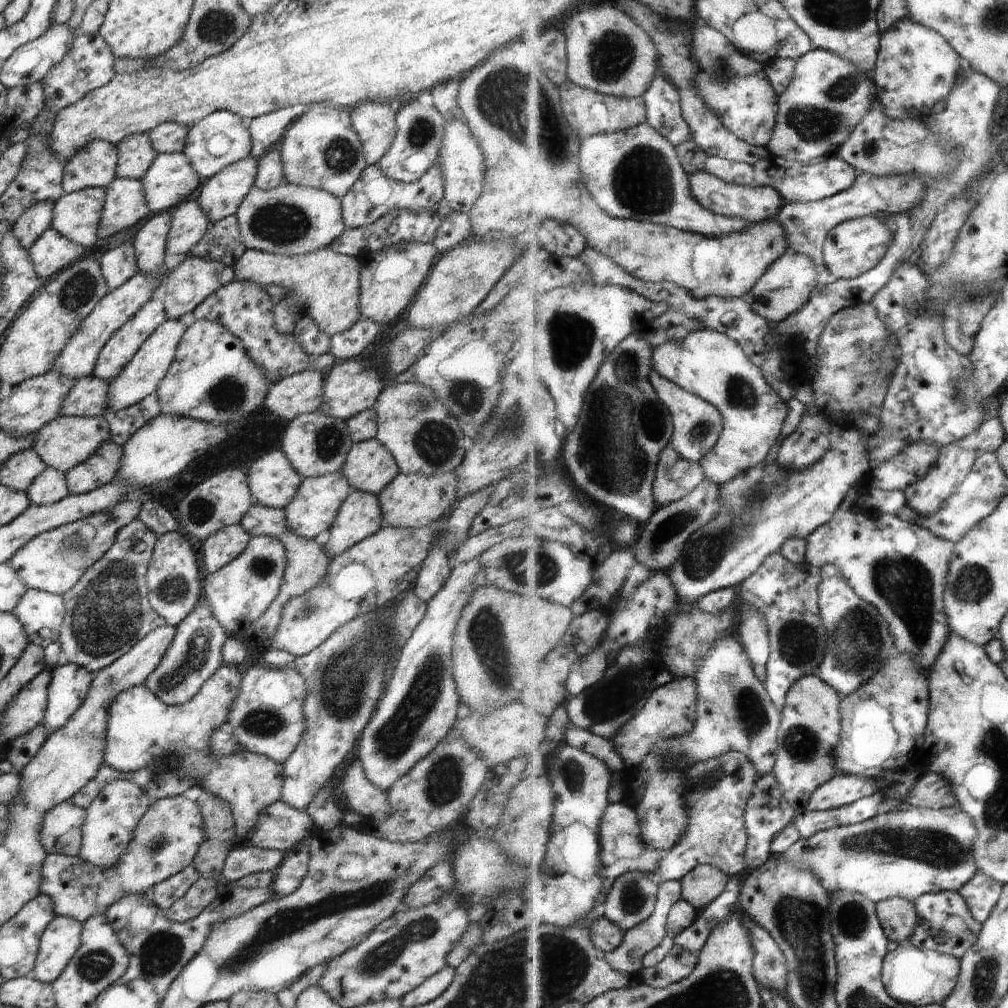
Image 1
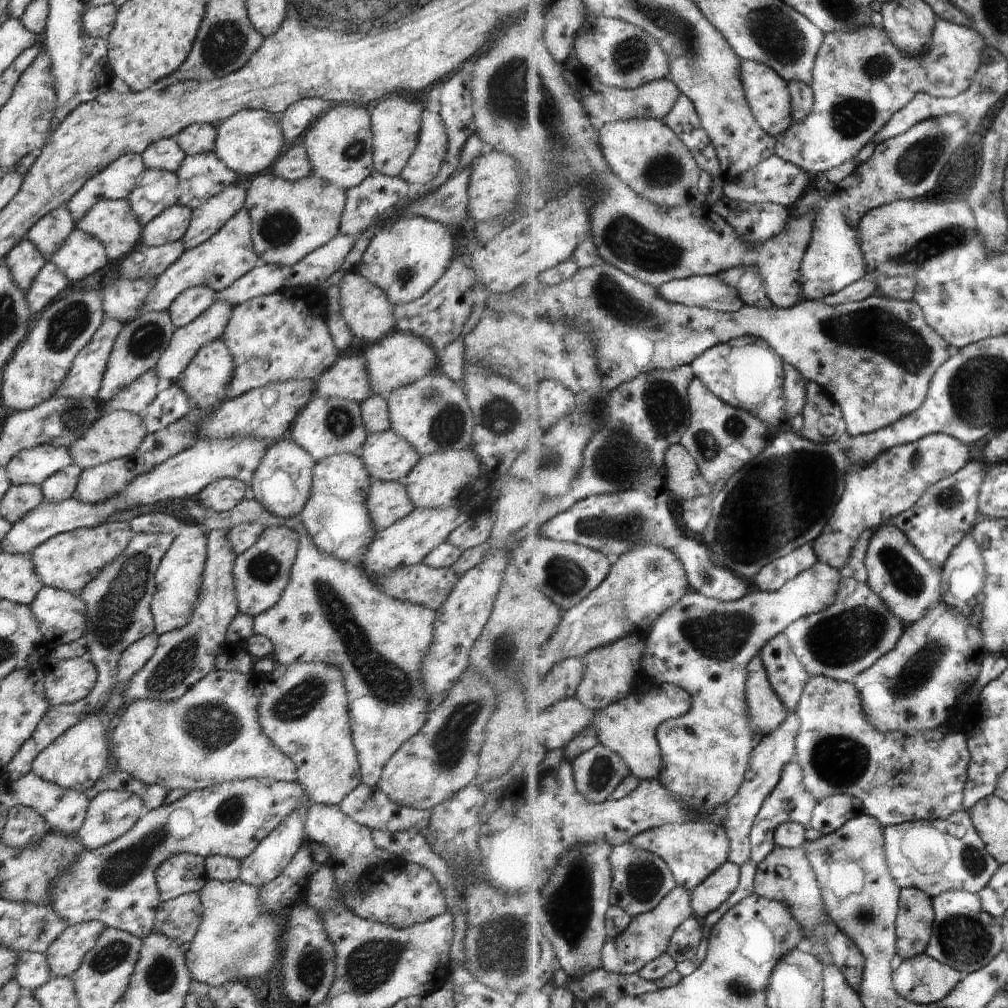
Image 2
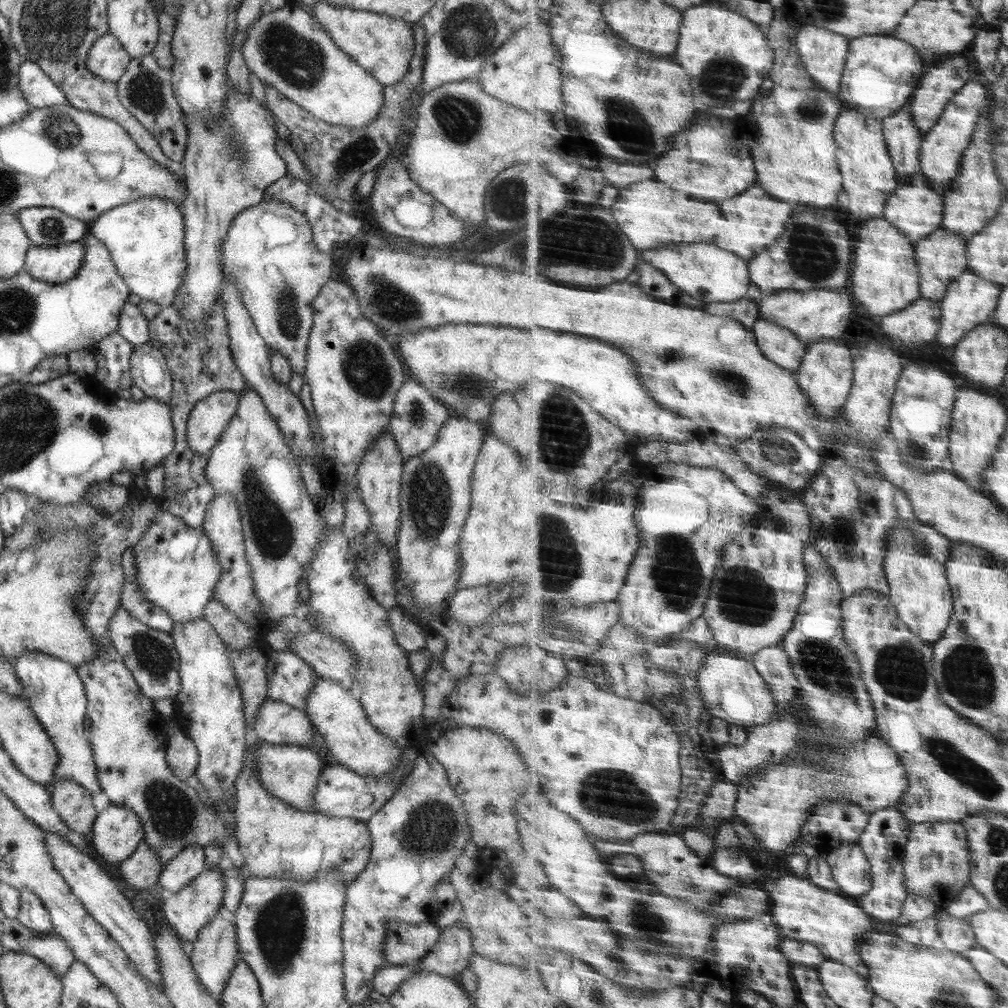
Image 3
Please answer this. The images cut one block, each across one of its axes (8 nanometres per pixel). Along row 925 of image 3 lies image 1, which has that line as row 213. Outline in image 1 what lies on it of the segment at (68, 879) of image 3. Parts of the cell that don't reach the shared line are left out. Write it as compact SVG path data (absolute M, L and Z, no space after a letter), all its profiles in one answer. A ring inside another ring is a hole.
M114 177L104 189L96 238L109 237L127 229L144 219L148 212L140 180Z

